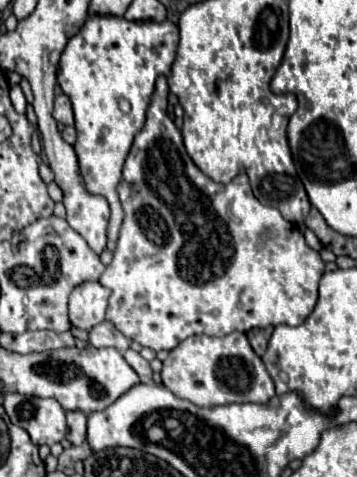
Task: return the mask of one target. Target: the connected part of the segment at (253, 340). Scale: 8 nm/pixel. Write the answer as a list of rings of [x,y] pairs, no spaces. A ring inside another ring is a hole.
[[[251,329],[251,331],[247,333],[247,337],[249,337],[249,343],[251,343],[253,351],[261,357],[261,355],[265,353],[265,349],[267,349],[267,337],[265,337],[263,329]]]

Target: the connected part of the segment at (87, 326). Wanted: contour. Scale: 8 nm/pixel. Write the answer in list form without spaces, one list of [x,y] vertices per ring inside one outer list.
[[[97,281],[93,283],[83,283],[73,289],[69,295],[69,321],[77,329],[91,331],[95,325],[105,321],[105,309],[107,309],[107,299],[111,291],[99,285]]]

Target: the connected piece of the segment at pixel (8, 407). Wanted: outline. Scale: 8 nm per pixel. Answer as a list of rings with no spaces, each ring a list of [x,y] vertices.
[[[7,393],[3,407],[13,425],[25,429],[35,445],[59,443],[65,439],[65,411],[55,399],[23,397],[19,393]]]

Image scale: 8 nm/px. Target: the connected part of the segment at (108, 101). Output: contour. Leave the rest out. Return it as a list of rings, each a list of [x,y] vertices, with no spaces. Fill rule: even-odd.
[[[89,15],[83,29],[71,41],[67,43],[63,55],[61,55],[61,73],[57,77],[63,93],[71,99],[73,111],[75,111],[75,129],[77,129],[77,141],[73,145],[79,161],[79,173],[85,182],[86,189],[93,195],[101,195],[109,201],[111,217],[107,227],[107,239],[109,245],[115,245],[115,237],[119,235],[119,225],[123,221],[123,209],[117,197],[117,183],[121,177],[123,161],[131,149],[135,133],[141,131],[145,125],[147,105],[155,89],[155,79],[159,75],[169,75],[171,65],[175,61],[175,51],[179,43],[179,29],[171,21],[155,23],[155,21],[127,21],[123,17],[113,15]],[[125,99],[131,105],[129,113],[123,113],[119,109],[119,101]]]

